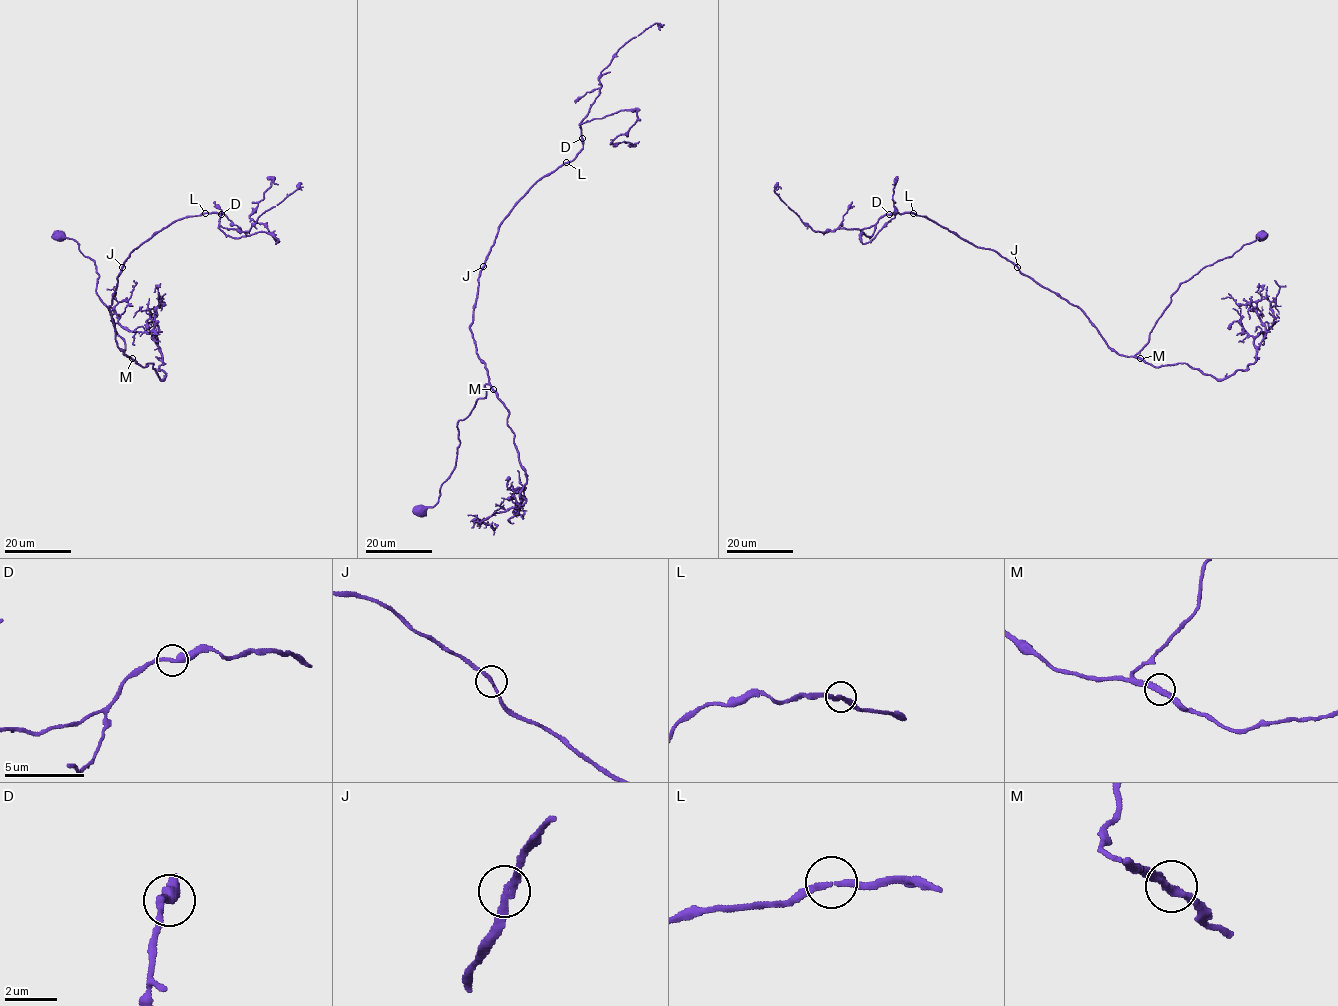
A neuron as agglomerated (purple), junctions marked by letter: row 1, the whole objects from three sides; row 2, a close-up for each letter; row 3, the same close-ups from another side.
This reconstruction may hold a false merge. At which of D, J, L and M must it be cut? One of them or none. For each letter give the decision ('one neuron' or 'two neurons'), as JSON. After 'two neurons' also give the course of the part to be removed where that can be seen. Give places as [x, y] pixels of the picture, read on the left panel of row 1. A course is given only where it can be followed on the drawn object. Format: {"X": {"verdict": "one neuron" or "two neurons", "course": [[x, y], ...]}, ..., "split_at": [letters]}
{"D": {"verdict": "one neuron"}, "J": {"verdict": "one neuron"}, "L": {"verdict": "one neuron"}, "M": {"verdict": "one neuron"}, "split_at": []}

